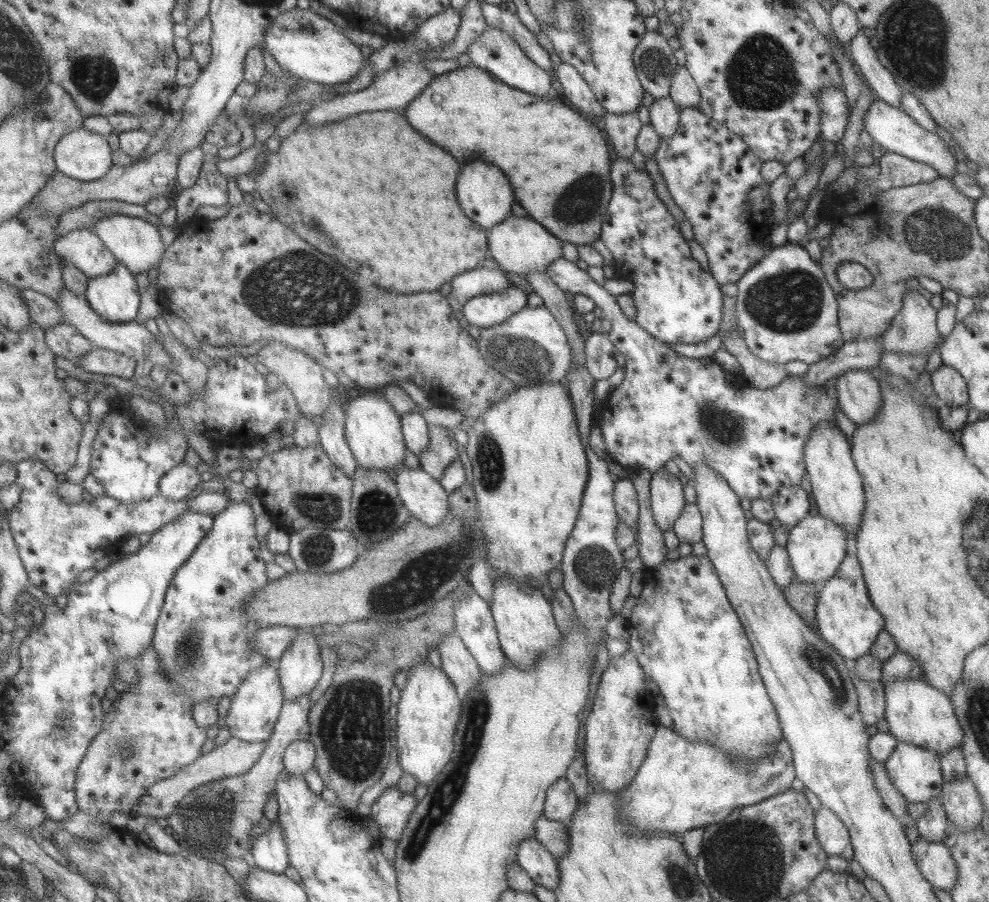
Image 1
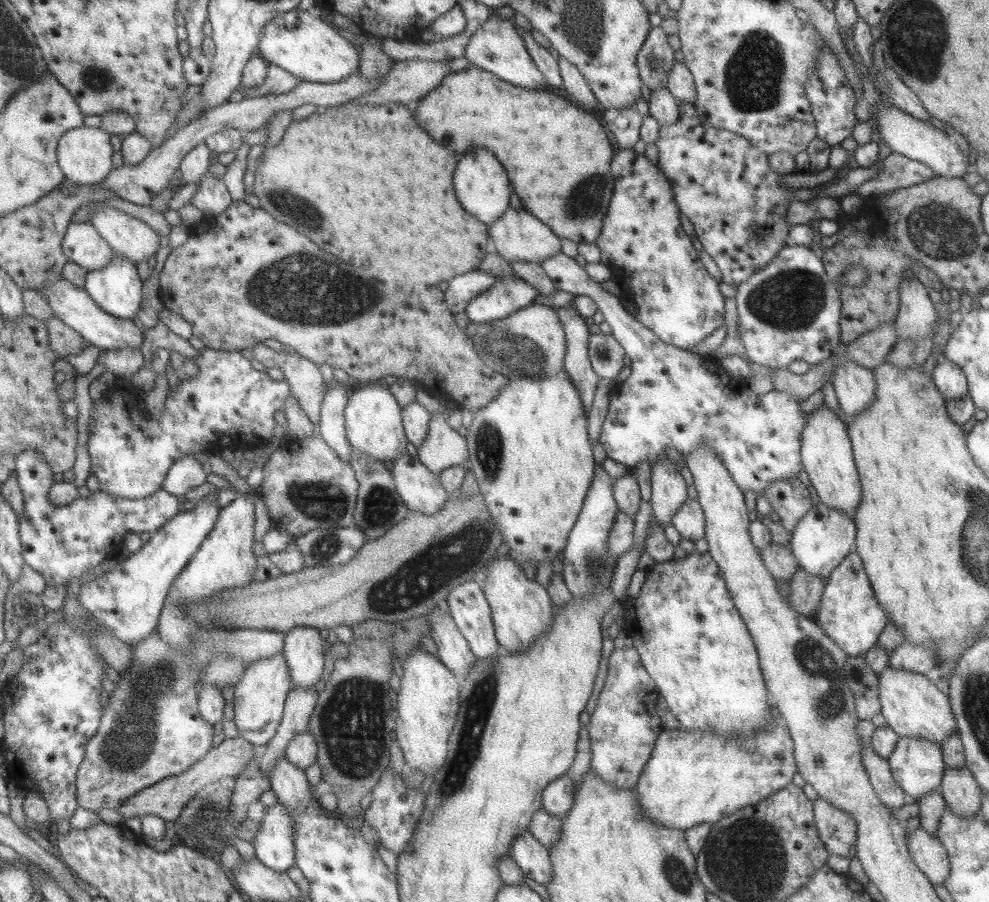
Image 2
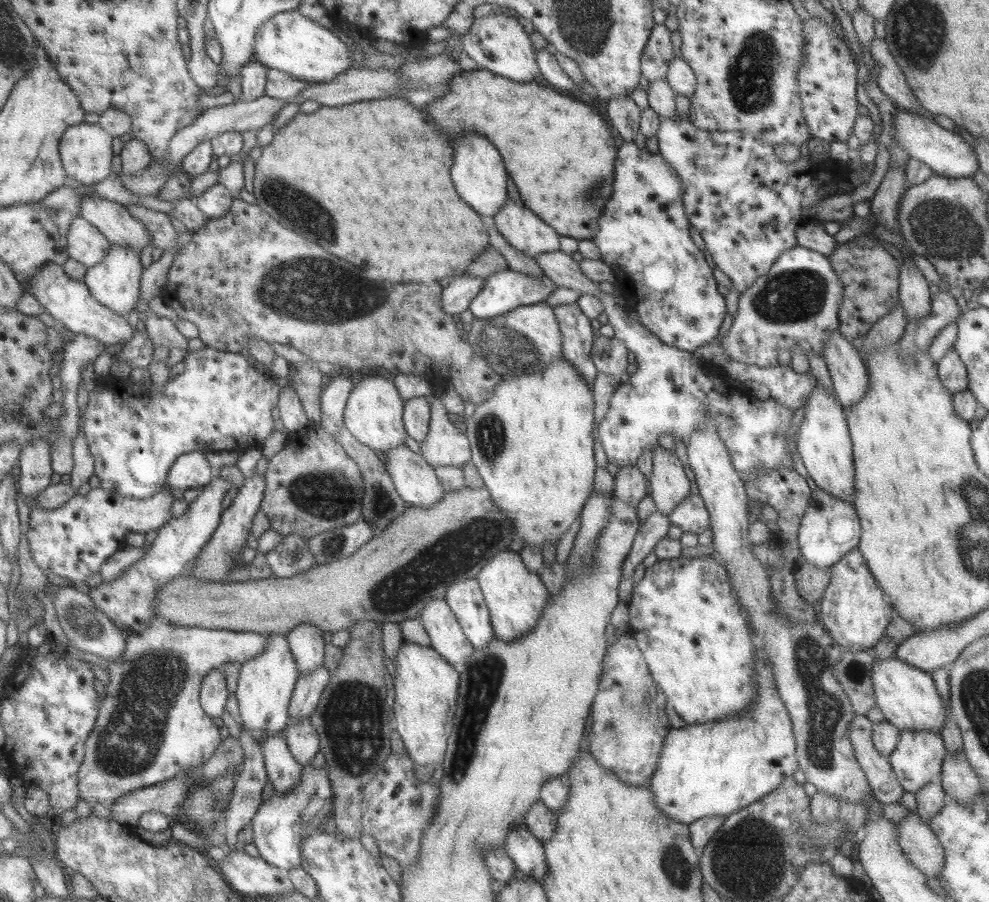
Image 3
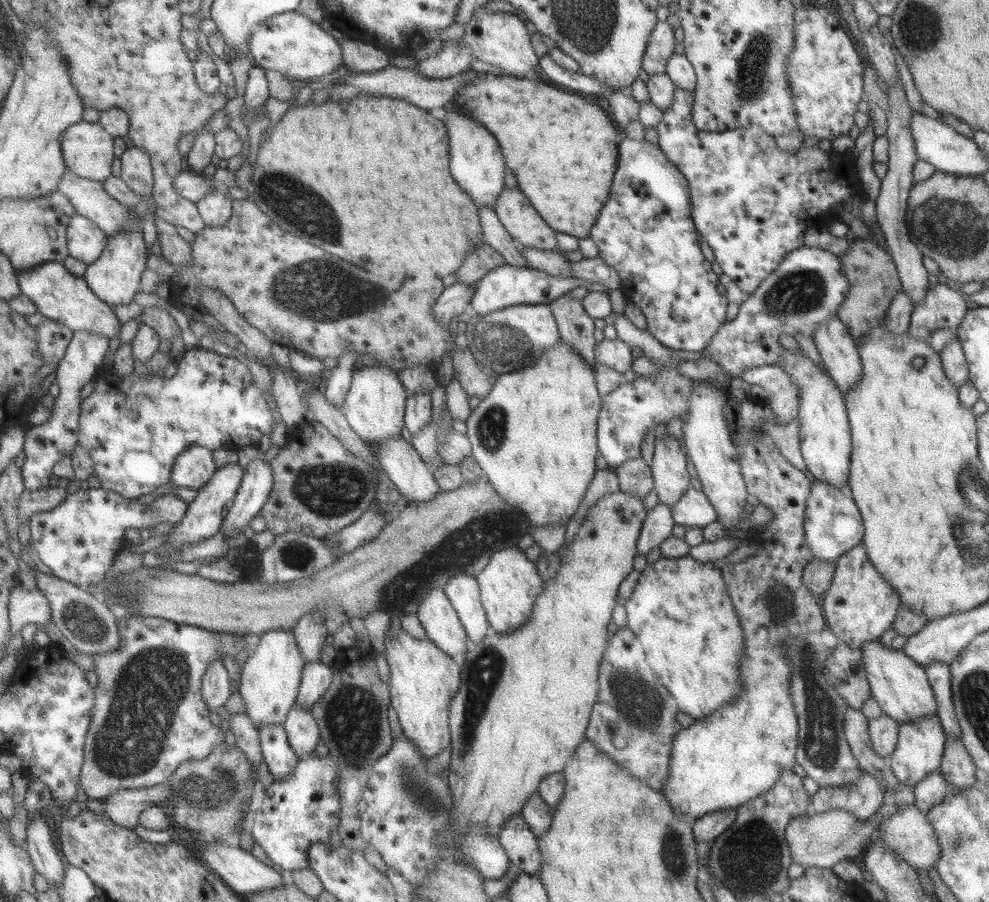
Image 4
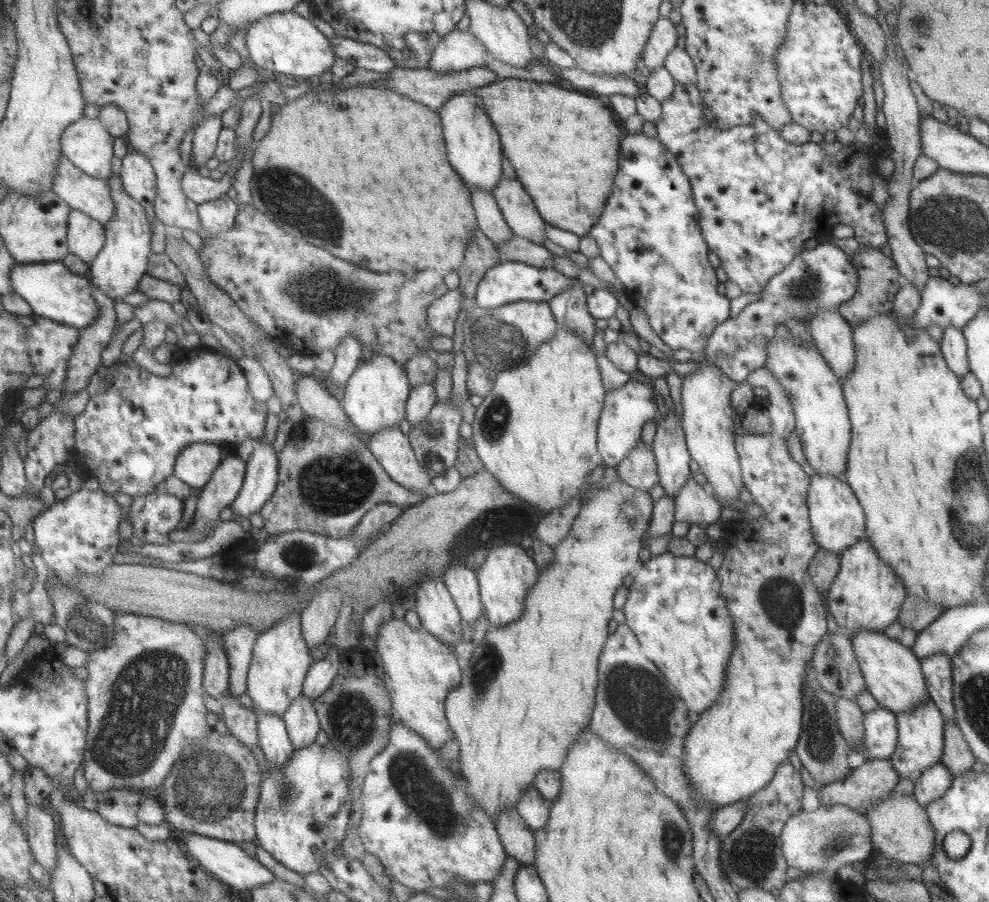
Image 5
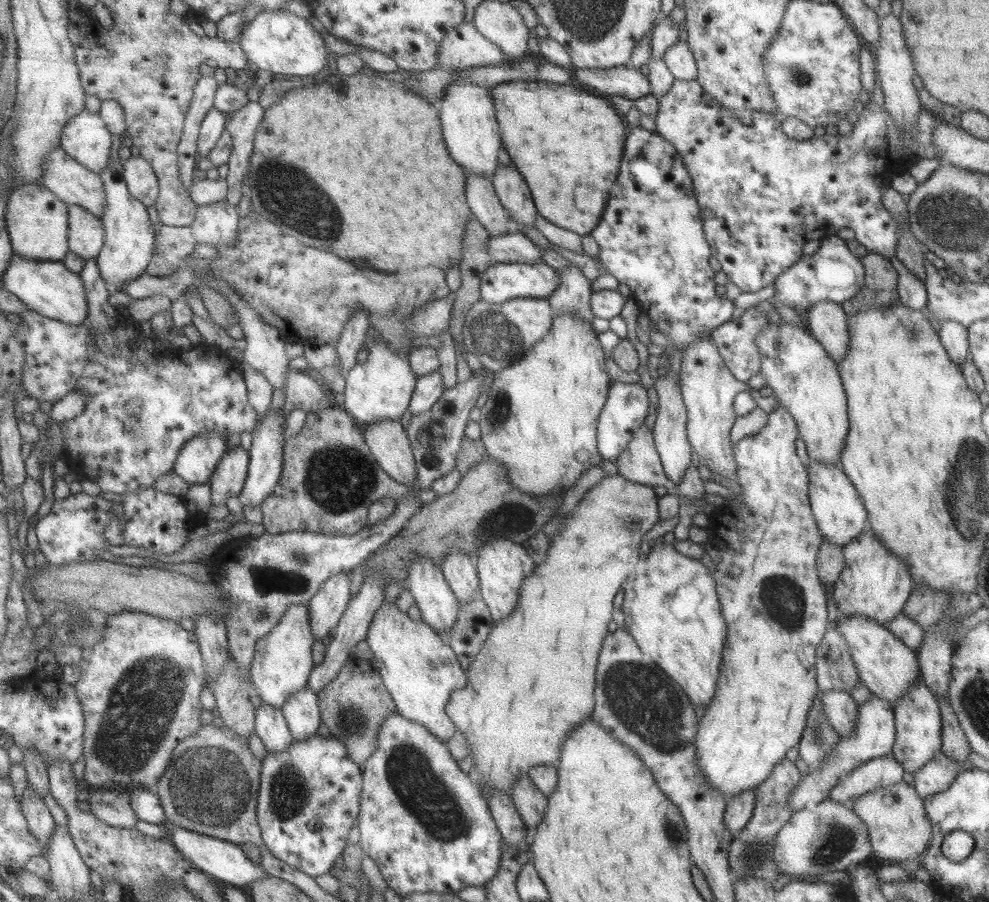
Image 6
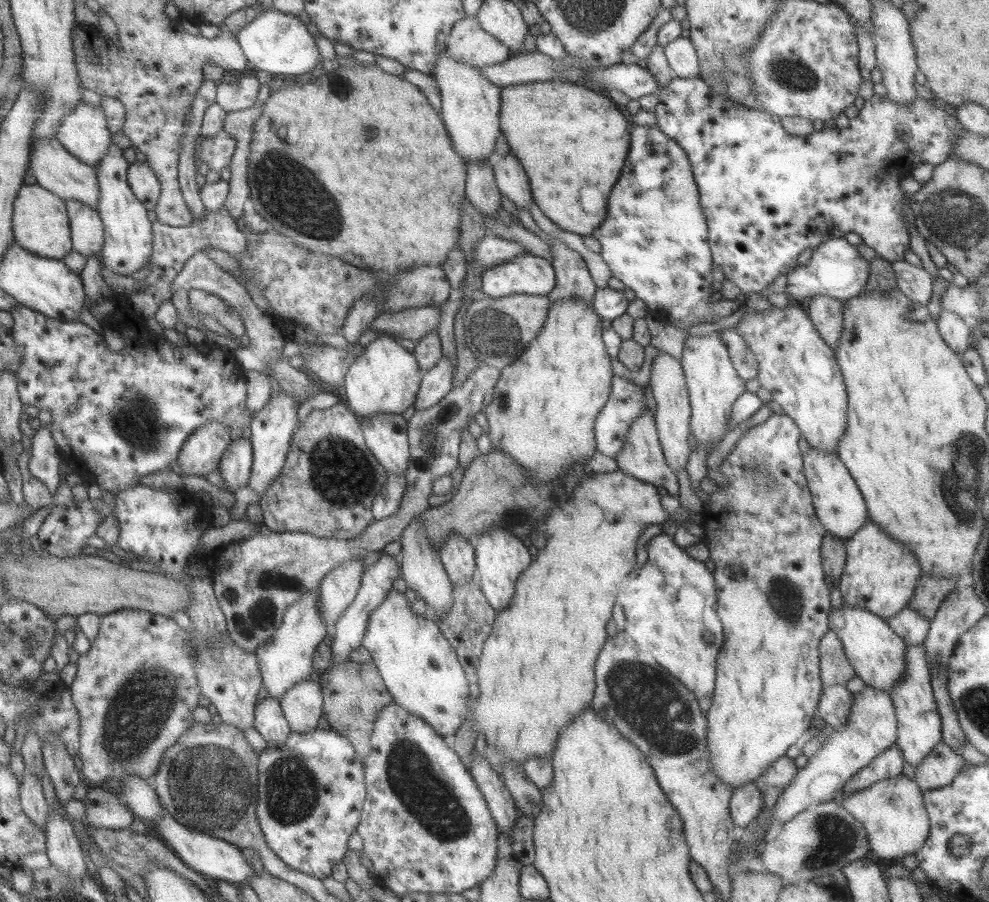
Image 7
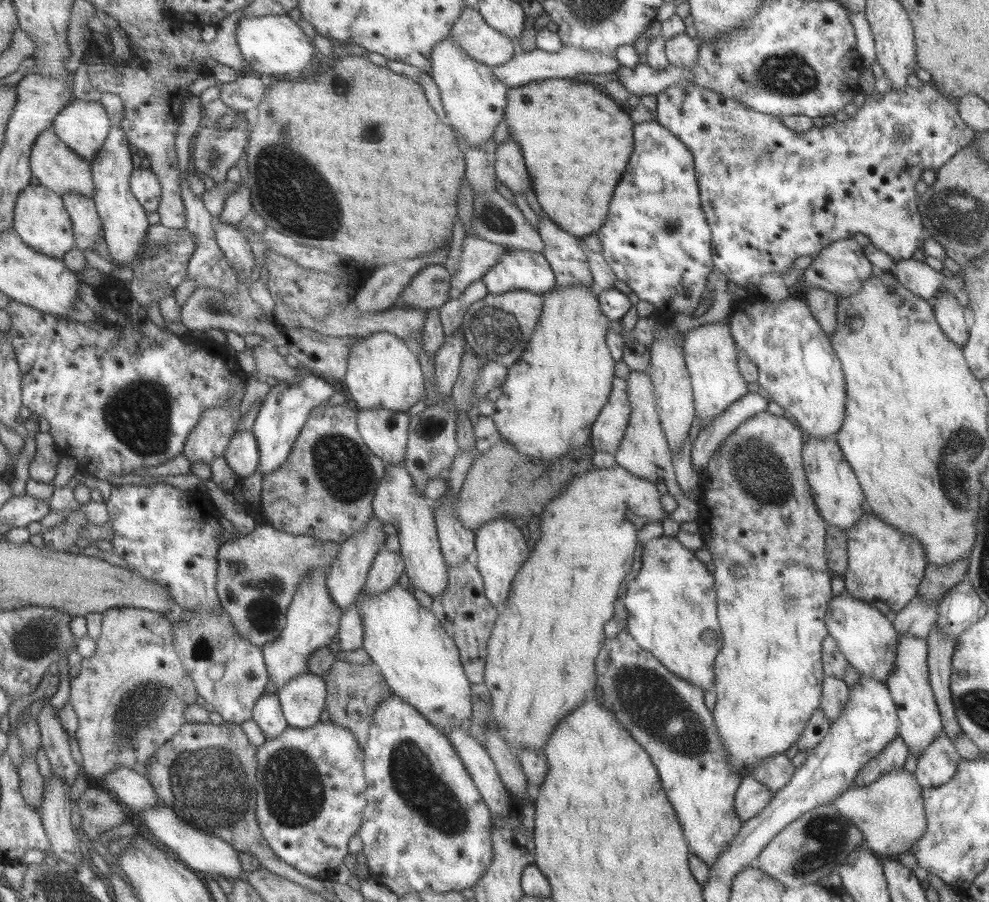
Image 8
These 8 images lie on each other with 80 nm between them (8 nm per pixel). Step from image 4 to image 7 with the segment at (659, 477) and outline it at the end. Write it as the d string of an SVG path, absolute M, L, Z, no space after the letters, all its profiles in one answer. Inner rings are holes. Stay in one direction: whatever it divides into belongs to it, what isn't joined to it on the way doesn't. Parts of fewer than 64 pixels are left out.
M662 351L653 358L650 366L649 386L652 389L652 396L656 404L654 423L659 439L659 447L663 451L663 458L667 467L677 474L677 471L685 469L687 458L689 457L689 436L690 406L688 401L687 389L683 378L680 361L677 361L667 353Z

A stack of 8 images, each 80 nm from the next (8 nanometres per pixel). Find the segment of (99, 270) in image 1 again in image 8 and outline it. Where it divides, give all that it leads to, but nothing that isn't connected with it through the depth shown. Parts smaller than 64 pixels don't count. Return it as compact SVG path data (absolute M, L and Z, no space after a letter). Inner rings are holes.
M78 192L63 194L67 212L73 221L76 246L79 250L94 248L97 235L102 232L102 226L98 212L96 211L92 197L83 196Z

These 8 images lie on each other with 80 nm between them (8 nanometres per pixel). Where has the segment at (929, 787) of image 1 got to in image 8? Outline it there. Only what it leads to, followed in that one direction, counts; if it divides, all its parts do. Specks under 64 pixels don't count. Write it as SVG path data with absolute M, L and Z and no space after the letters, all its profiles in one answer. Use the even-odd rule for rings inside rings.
M899 634L894 669L885 682L897 708L899 718L897 734L901 737L908 753L917 757L942 733L941 715L929 684L927 653L925 639Z

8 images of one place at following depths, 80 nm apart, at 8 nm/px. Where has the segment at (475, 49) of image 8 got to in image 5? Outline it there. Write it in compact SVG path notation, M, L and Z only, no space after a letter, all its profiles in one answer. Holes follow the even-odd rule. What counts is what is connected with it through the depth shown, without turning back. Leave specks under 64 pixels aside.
M453 30L435 45L428 68L437 72L464 71L483 66L490 60L483 45L468 31Z

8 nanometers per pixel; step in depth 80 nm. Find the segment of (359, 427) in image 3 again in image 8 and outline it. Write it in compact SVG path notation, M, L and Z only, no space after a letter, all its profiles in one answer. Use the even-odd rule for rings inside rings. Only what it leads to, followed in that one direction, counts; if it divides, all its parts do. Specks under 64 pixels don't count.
M377 332L363 338L354 338L349 344L349 356L343 384L355 408L385 408L407 413L426 392L424 372L403 340L388 332Z

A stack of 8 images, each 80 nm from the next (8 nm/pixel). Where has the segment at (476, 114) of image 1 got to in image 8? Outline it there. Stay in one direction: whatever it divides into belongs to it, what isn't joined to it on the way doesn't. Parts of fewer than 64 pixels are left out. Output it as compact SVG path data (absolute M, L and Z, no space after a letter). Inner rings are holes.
M551 78L541 81L531 81L523 86L509 87L509 90L507 90L507 104L504 107L502 119L507 124L508 136L516 142L516 145L520 148L520 153L523 154L524 165L531 179L530 186L536 196L536 200L547 218L550 218L561 230L573 235L575 238L583 238L595 234L606 219L611 192L617 186L617 182L619 182L619 178L621 178L621 174L625 170L625 164L627 164L627 158L629 158L631 146L633 146L631 128L635 124L630 119L626 106L625 112L621 110L621 106L619 106L617 101L613 101L611 98L607 98L605 94L601 94L601 92L595 90L592 82L590 82L590 78Z

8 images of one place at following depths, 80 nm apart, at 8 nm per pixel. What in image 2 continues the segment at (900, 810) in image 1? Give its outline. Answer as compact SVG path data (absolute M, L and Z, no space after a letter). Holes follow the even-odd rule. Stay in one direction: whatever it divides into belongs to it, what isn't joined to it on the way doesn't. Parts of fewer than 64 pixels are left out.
M858 719L856 733L862 742L862 763L877 798L891 811L908 801L907 795L891 776L886 758L881 758L871 746L871 735L876 728L870 720Z

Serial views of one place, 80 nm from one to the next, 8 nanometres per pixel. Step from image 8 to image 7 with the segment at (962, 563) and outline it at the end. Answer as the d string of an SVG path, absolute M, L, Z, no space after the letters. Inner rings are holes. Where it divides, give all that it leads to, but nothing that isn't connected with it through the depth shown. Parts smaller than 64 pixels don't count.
M921 576L906 604L927 620L931 620L938 611L944 598L956 589L957 577L925 577Z

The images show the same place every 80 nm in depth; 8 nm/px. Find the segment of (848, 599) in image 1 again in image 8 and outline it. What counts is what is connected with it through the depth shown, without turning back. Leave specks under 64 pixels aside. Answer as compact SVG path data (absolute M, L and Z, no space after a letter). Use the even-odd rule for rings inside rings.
M865 508L861 518L846 531L847 571L842 575L844 593L866 602L888 617L899 612L915 595L927 566L919 541L885 524Z

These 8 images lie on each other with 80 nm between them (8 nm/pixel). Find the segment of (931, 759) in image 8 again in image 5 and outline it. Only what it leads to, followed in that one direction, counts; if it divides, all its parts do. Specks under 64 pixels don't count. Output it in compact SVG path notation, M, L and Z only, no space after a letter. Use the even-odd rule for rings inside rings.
M936 762L933 766L925 769L913 782L912 794L916 803L925 807L928 802L941 798L952 780L953 778L950 777L949 771L946 766L942 765L942 762Z

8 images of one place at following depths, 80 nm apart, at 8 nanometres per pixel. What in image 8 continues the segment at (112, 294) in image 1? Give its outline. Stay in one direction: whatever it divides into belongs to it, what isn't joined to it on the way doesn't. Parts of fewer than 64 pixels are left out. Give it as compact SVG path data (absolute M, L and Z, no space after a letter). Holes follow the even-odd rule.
M119 125L112 126L100 152L89 160L95 186L92 199L100 218L103 239L106 240L110 260L121 267L130 264L132 260L139 260L144 245L142 242L149 226L146 210L130 190L130 172L133 170L133 164L127 143L129 142L126 135Z

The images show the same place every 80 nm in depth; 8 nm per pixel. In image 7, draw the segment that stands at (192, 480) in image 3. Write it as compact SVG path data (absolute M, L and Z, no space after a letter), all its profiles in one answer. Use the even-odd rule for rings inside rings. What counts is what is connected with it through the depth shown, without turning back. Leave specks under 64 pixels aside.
M214 420L196 428L179 450L176 457L181 475L206 477L215 470L224 451L232 440L229 428Z

